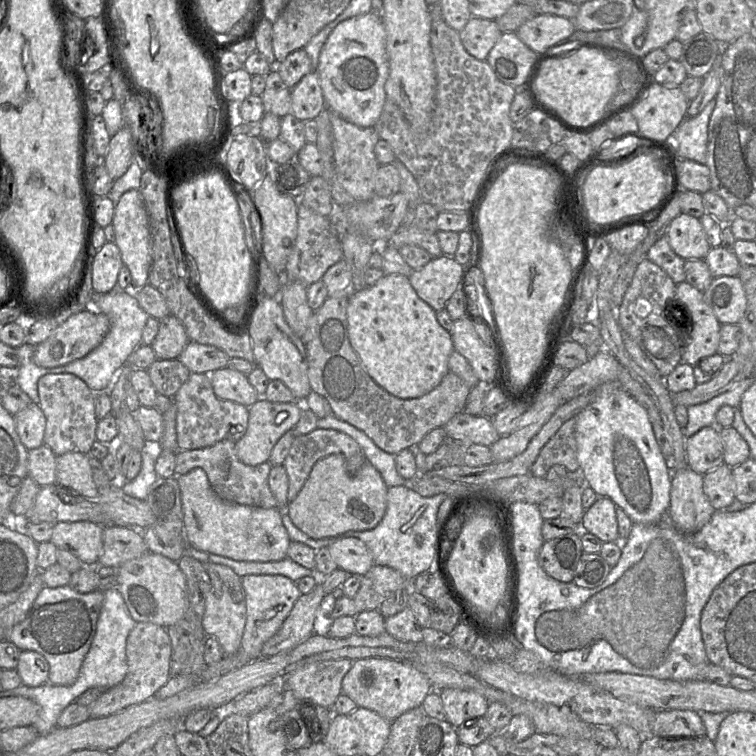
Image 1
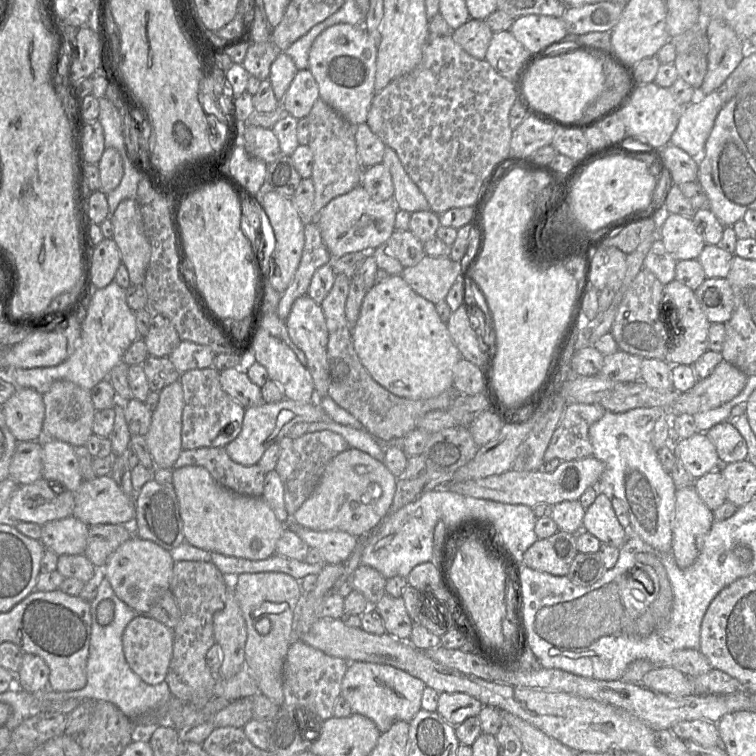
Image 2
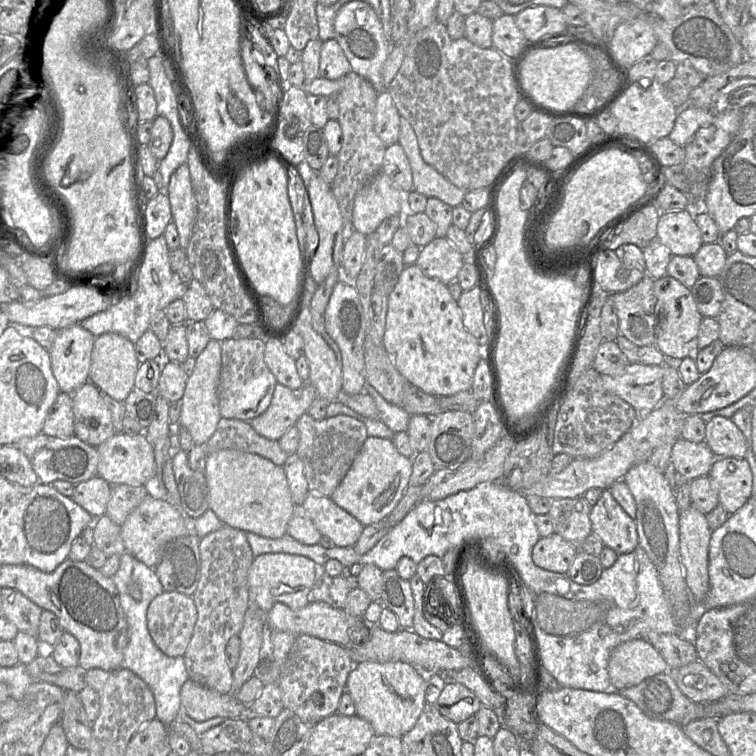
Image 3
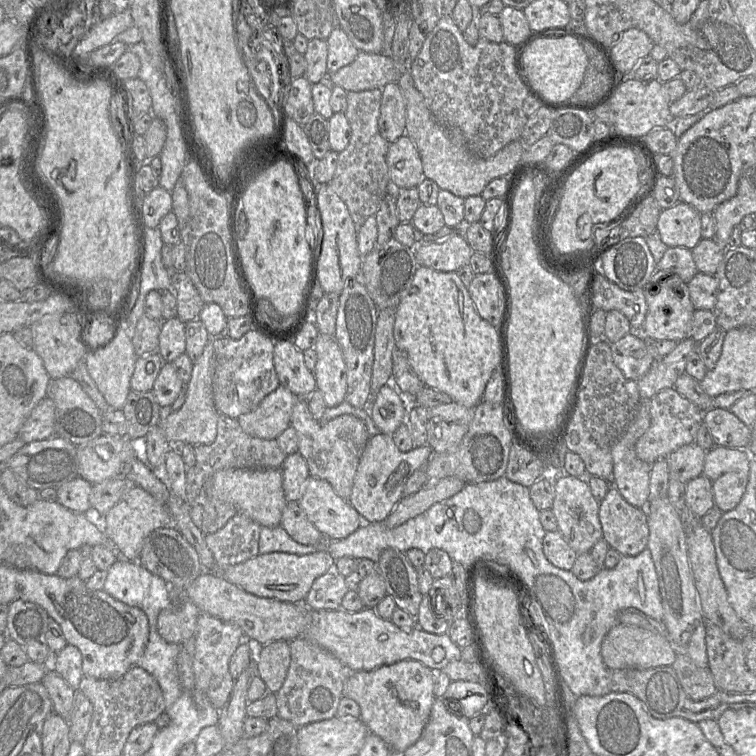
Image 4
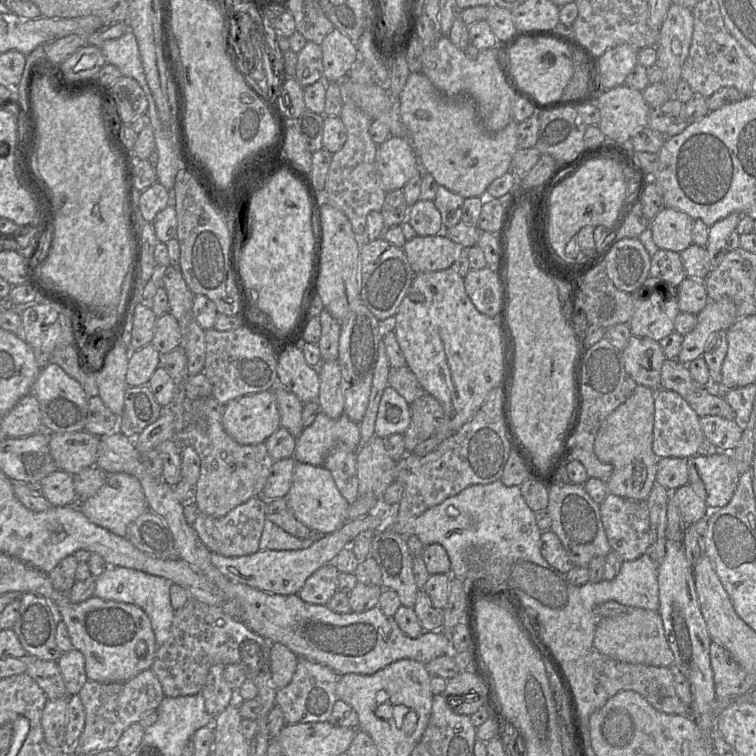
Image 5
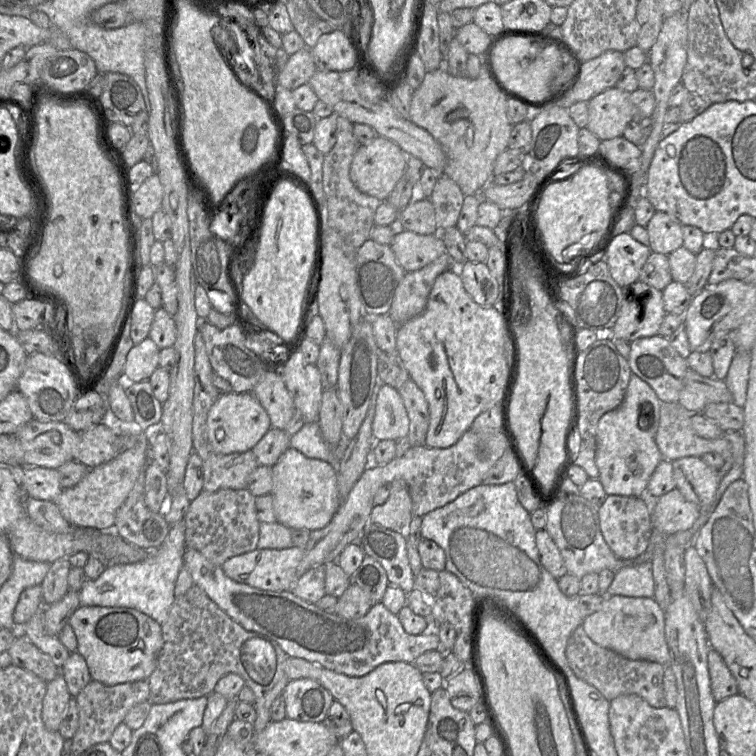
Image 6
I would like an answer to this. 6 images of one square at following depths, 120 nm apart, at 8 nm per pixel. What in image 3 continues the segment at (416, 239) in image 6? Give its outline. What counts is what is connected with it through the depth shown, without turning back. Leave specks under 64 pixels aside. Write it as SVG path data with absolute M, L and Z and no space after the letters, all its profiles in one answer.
M435 238L423 247L416 265L430 278L449 285L456 280L465 257L446 238Z

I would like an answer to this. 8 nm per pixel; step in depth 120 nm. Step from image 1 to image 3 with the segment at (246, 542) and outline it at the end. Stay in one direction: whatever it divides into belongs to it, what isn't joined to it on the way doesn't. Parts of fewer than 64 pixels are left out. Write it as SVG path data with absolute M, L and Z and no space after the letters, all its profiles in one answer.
M234 449L217 450L206 459L205 473L193 471L188 464L188 452L178 451L172 457L172 468L178 486L183 512L192 517L200 517L207 509L216 513L225 524L245 532L254 532L267 538L281 538L287 533L289 521L294 510L284 466L252 453Z

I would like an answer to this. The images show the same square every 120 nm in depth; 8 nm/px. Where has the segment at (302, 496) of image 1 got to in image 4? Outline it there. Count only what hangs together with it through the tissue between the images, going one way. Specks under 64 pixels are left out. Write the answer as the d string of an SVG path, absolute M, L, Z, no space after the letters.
M379 433L371 436L360 458L348 502L363 517L365 523L383 522L403 498L409 477L425 466L433 453L429 445L402 452L395 445L392 435Z

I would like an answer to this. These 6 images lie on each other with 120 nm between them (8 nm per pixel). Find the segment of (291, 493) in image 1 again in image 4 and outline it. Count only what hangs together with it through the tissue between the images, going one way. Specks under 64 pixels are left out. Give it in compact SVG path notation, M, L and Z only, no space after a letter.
M297 398L290 425L296 430L298 452L305 459L310 476L327 481L341 498L348 501L360 458L370 438L364 422L354 415L344 414L321 423L311 415L307 398Z

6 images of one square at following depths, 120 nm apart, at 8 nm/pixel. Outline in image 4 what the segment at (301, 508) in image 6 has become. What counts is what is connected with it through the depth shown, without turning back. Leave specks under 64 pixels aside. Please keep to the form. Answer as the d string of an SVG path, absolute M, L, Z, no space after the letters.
M310 476L298 500L309 521L322 533L337 540L356 531L363 517L341 498L325 480Z

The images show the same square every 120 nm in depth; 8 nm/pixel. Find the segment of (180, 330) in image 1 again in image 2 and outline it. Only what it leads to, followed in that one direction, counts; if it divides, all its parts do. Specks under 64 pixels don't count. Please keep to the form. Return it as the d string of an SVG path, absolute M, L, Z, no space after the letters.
M160 314L152 315L149 331L147 335L143 337L143 340L149 355L158 358L168 357L181 341L170 320Z

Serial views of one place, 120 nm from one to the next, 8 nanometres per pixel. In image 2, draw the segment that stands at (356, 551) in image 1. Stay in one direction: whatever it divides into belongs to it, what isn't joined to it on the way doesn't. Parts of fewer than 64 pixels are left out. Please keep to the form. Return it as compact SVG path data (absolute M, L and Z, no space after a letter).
M302 526L293 527L293 531L309 548L317 549L327 564L343 563L358 543L358 537L338 531L314 531Z

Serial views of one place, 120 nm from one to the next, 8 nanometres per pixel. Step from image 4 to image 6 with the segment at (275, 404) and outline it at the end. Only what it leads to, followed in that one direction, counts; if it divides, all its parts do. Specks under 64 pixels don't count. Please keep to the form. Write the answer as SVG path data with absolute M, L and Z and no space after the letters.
M223 393L208 411L206 441L216 454L243 453L252 450L270 428L269 416L253 393Z

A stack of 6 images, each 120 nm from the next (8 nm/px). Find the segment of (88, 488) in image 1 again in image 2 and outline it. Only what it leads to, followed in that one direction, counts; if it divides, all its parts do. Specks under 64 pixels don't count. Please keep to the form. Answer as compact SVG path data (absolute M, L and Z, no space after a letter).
M46 441L42 448L42 467L41 479L52 482L54 480L60 481L55 483L63 483L71 492L76 492L83 482L75 449L68 443Z

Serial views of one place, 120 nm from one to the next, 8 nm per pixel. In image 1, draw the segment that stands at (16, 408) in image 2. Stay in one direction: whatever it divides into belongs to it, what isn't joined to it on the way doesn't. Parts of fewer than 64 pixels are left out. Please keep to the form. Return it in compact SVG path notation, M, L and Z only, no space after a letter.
M32 402L13 417L20 441L27 450L44 445L46 419L38 404Z

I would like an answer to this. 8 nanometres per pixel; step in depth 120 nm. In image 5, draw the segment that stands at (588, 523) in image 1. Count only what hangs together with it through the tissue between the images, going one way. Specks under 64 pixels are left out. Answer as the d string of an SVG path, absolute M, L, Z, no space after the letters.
M609 492L600 503L600 515L610 547L622 561L635 560L649 552L651 530L649 511L645 502L627 499Z

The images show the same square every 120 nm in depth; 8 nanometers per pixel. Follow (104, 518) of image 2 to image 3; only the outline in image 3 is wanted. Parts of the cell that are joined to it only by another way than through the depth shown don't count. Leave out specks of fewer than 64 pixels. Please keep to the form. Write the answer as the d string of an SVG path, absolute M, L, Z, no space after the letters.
M97 475L75 485L71 498L97 519L106 513L111 489L112 485Z

